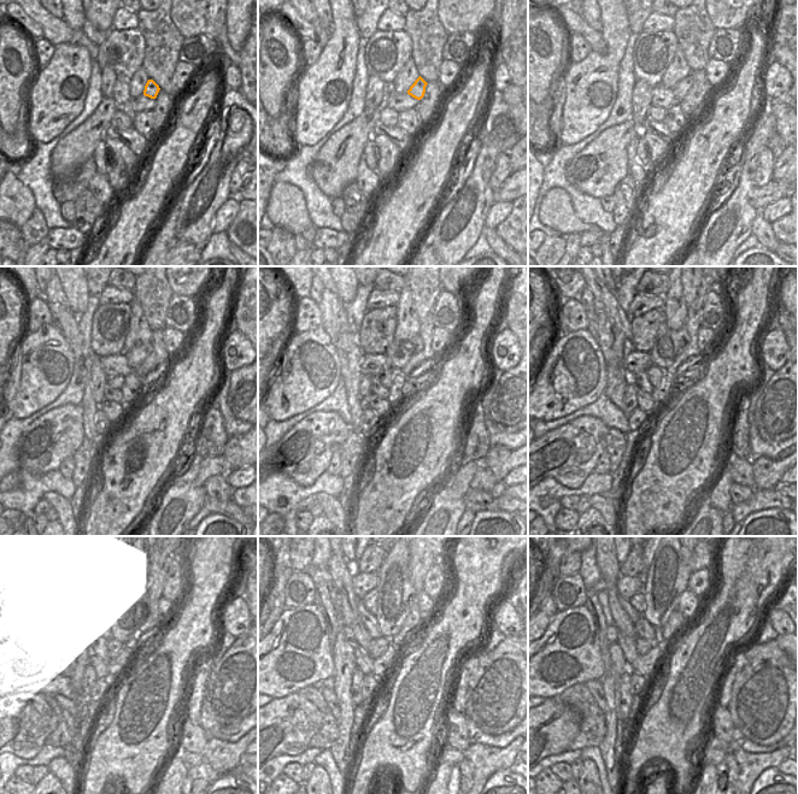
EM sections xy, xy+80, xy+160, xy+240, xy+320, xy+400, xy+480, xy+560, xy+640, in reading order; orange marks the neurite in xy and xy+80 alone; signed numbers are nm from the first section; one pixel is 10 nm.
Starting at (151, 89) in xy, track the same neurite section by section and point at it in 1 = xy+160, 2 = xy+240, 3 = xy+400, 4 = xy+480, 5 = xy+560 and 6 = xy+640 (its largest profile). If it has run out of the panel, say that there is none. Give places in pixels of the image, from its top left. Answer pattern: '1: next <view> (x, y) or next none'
1: next xy+160 (681, 88)
2: next xy+240 (135, 357)
3: next xy+400 (669, 343)
4: next xy+480 (128, 611)
5: next xy+560 (395, 594)
6: next xy+640 (667, 577)

